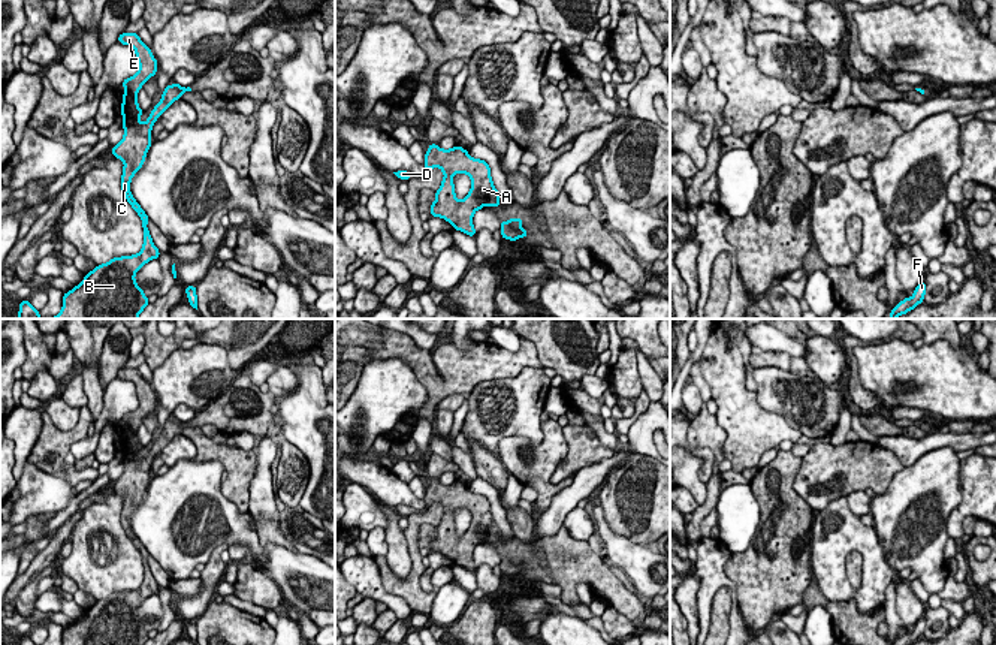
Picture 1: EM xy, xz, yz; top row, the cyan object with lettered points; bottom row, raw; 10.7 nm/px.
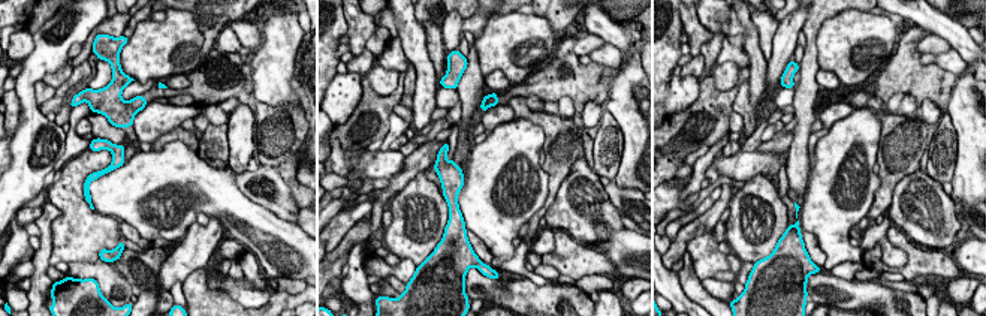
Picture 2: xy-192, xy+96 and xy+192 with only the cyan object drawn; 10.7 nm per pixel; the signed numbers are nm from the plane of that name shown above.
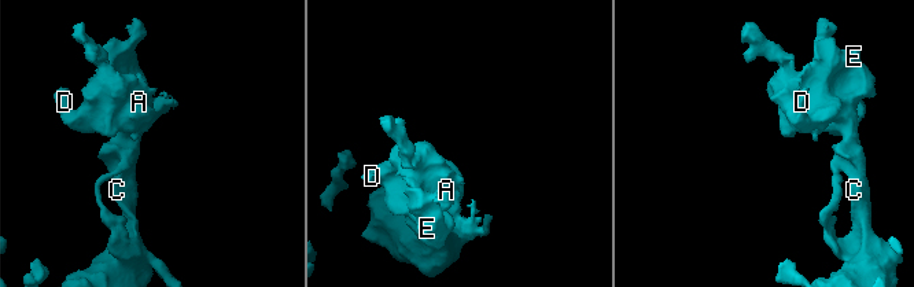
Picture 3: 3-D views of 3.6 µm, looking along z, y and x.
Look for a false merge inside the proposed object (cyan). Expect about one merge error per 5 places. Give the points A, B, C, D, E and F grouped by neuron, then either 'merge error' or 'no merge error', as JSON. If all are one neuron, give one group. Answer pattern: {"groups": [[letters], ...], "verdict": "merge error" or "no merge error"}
{"groups": [["A", "B", "C", "D", "E", "F"]], "verdict": "no merge error"}

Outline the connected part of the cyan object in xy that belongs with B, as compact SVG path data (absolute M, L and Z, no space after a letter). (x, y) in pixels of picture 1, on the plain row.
M121 368L118 377L135 385L139 406L121 419L126 424L121 431L124 471L112 482L112 491L124 498L121 525L142 555L144 581L138 590L114 593L106 599L97 600L84 612L81 620L63 630L61 645L144 645L150 638L144 626L138 623L135 611L145 599L160 591L147 563L150 554L133 533L130 516L145 497L151 482L154 458L175 435L181 434L185 427L191 427L191 424L184 424L176 418L167 421L148 455L139 458L138 455L144 446L139 443L136 432L144 418L156 410L159 400L138 368Z

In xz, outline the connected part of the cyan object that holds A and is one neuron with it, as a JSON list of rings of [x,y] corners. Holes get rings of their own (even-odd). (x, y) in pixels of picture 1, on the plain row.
[[[429,479],[423,500],[426,506],[440,503],[444,509],[441,521],[435,527],[437,536],[431,539],[431,551],[441,552],[453,564],[476,572],[474,548],[486,540],[499,542],[499,528],[494,522],[489,500],[485,495],[473,494],[462,482],[443,485],[435,479]],[[455,509],[467,509],[471,513],[470,528],[462,536],[456,534]]]

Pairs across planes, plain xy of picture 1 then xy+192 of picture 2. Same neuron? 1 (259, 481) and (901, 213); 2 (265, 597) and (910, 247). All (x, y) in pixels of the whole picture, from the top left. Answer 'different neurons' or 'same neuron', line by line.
1: same neuron
2: same neuron

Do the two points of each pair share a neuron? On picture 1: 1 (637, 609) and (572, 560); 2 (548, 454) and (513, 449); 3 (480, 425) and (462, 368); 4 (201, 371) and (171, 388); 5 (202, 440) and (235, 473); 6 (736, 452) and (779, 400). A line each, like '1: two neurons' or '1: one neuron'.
1: one neuron
2: one neuron
3: two neurons
4: one neuron
5: one neuron
6: two neurons

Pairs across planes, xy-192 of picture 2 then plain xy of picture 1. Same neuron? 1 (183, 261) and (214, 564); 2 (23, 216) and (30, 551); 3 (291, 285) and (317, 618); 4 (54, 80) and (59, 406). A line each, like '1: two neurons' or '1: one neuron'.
1: one neuron
2: one neuron
3: two neurons
4: two neurons

